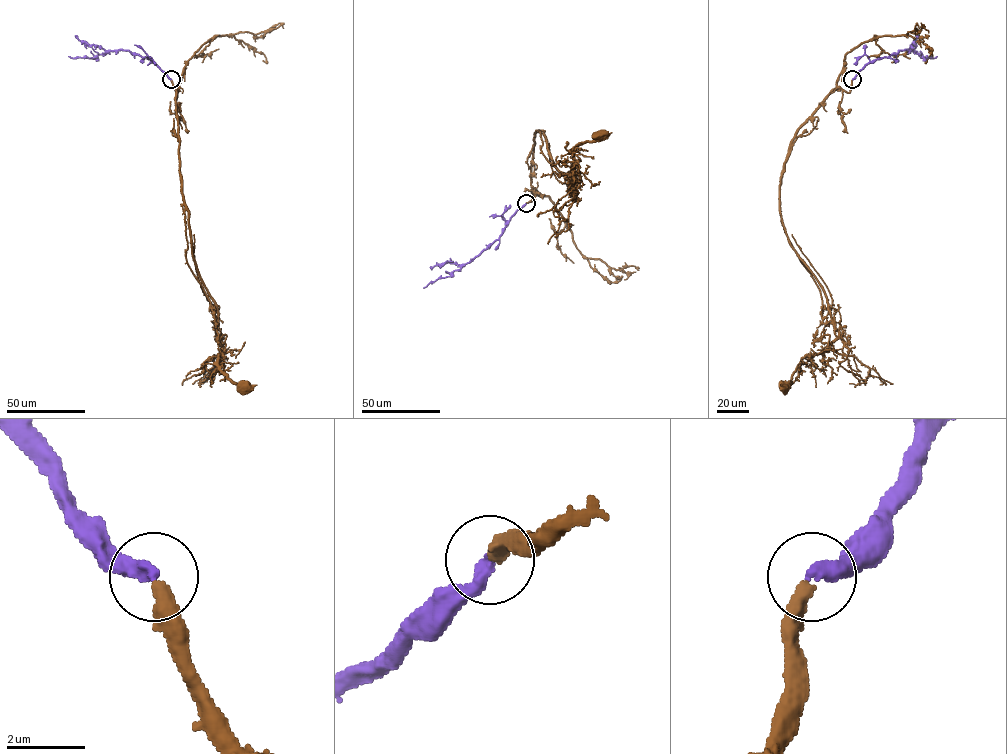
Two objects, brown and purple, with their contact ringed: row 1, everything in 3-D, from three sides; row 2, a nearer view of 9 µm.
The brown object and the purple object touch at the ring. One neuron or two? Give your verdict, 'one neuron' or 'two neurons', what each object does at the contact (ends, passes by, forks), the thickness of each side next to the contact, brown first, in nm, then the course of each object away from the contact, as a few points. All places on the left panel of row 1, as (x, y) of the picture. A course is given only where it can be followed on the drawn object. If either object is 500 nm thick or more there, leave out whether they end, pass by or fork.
one neuron; brown ends there; purple ends there; 400 nm thick on the brown side, 360 nm on the other; brown runs (171, 79), (176, 92), (178, 88), (179, 171), (192, 256), (214, 303), (224, 348), (217, 365), (245, 386); purple runs (171, 79), (150, 59), (128, 50), (107, 50), (95, 59), (68, 56)

